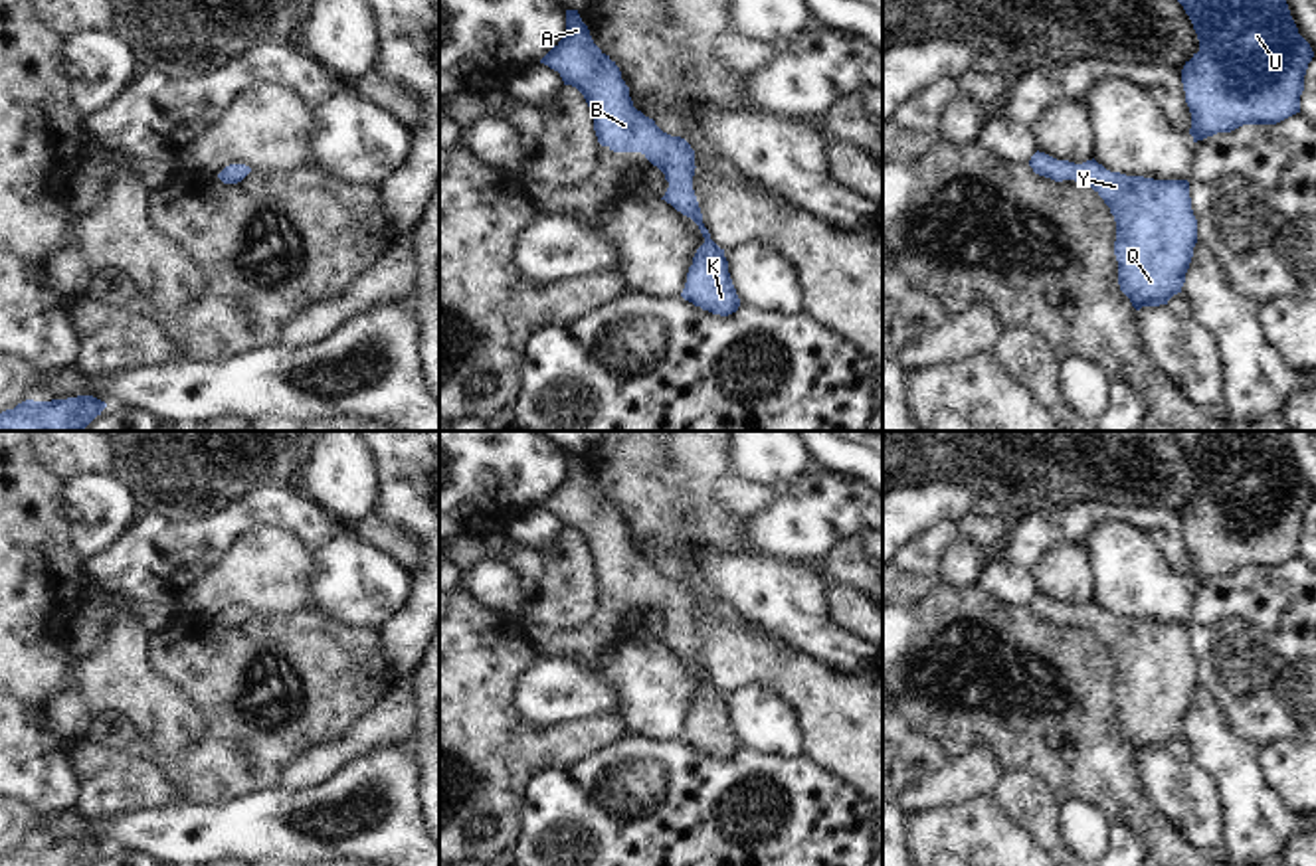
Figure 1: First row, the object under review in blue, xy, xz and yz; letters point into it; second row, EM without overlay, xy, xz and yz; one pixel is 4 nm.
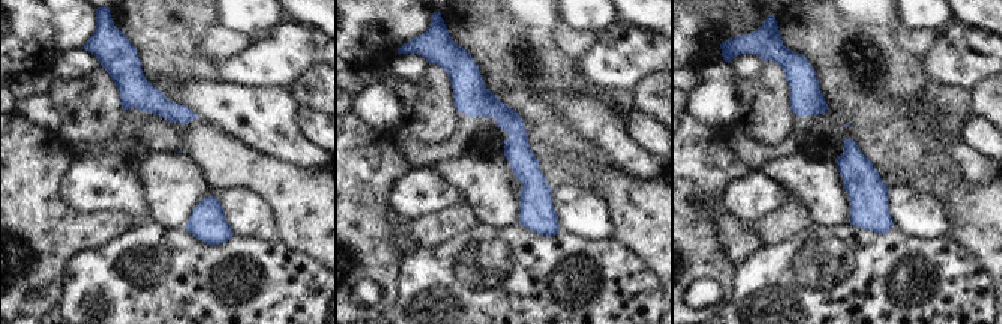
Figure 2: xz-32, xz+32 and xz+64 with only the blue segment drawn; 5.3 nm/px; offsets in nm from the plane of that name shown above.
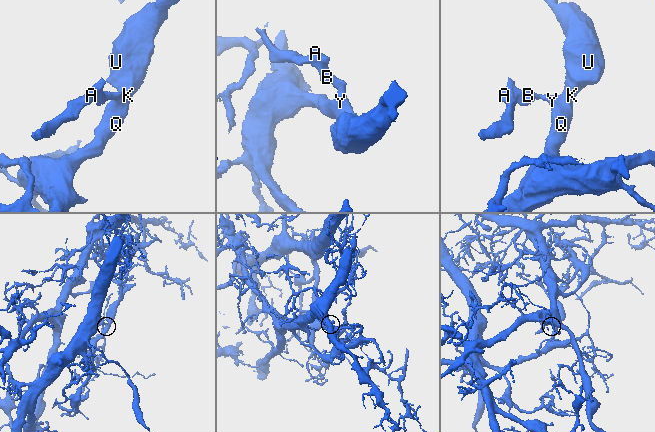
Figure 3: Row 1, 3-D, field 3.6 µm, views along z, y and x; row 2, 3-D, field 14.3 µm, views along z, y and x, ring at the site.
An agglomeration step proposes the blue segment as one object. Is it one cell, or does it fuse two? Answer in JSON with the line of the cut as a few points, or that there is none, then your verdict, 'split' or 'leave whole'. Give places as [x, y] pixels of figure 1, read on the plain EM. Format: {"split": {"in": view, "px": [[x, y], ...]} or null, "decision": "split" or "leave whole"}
{"split": null, "decision": "leave whole"}

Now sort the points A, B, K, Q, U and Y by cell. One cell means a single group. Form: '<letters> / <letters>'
A B K Q U Y

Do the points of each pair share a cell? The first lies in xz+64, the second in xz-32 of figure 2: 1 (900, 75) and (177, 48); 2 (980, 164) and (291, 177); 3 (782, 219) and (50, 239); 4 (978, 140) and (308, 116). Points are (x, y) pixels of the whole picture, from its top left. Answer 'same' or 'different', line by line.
1: same
2: different
3: same
4: same

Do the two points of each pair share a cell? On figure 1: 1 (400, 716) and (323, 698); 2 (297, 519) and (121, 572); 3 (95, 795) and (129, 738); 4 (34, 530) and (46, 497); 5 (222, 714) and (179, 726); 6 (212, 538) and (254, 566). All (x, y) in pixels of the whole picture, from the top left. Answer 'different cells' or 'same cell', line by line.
1: different cells
2: same cell
3: different cells
4: same cell
5: different cells
6: different cells

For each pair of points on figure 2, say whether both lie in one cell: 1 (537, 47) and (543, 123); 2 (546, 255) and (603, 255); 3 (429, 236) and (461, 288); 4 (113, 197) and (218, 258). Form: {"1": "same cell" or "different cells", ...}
{"1": "same cell", "2": "same cell", "3": "different cells", "4": "different cells"}

